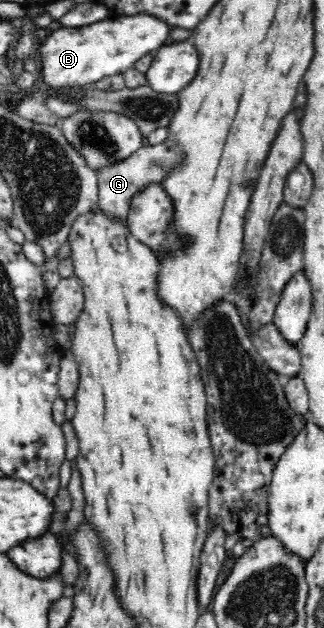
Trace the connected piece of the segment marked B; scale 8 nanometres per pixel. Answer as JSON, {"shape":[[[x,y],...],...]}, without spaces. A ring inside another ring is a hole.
{"shape":[[[121,16],[121,18],[111,17],[111,20],[105,19],[85,26],[85,28],[61,27],[53,30],[49,35],[42,35],[41,44],[39,44],[37,62],[43,76],[43,82],[57,90],[62,88],[64,92],[71,93],[79,88],[90,87],[102,78],[122,75],[129,70],[145,52],[161,48],[169,36],[170,27],[163,24],[160,20],[153,20],[151,16]]]}

